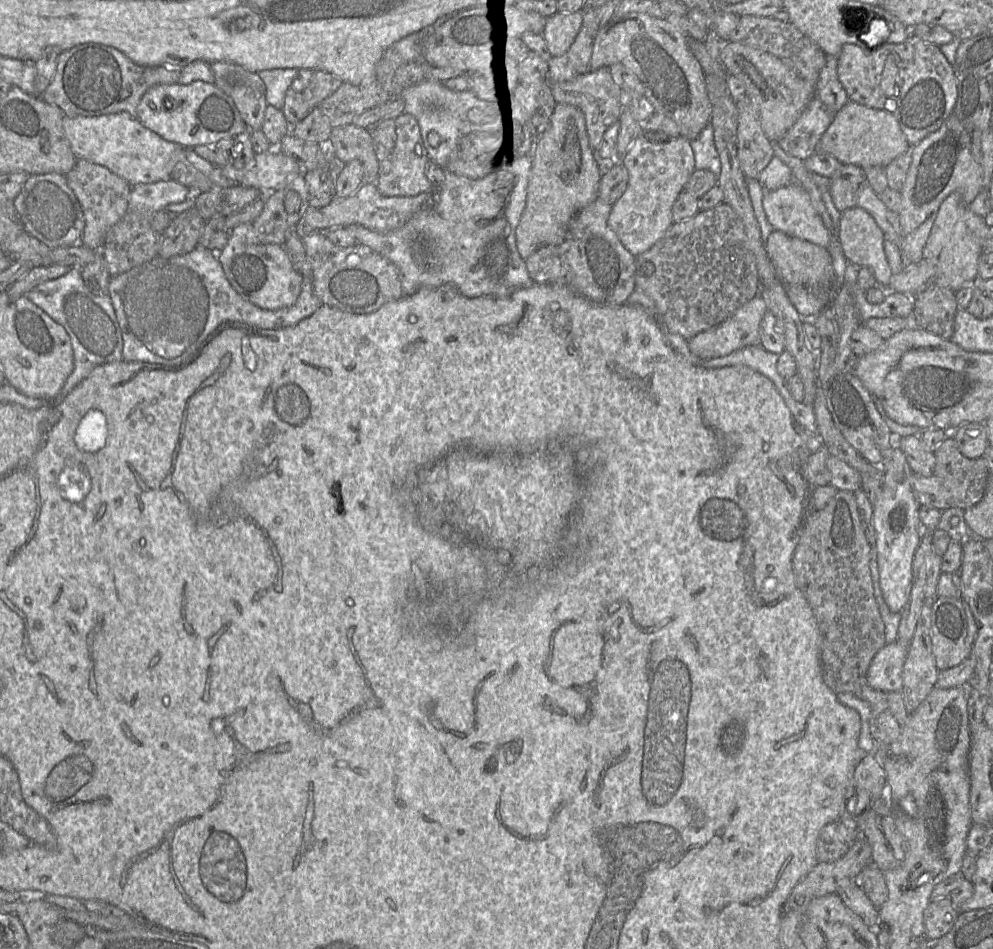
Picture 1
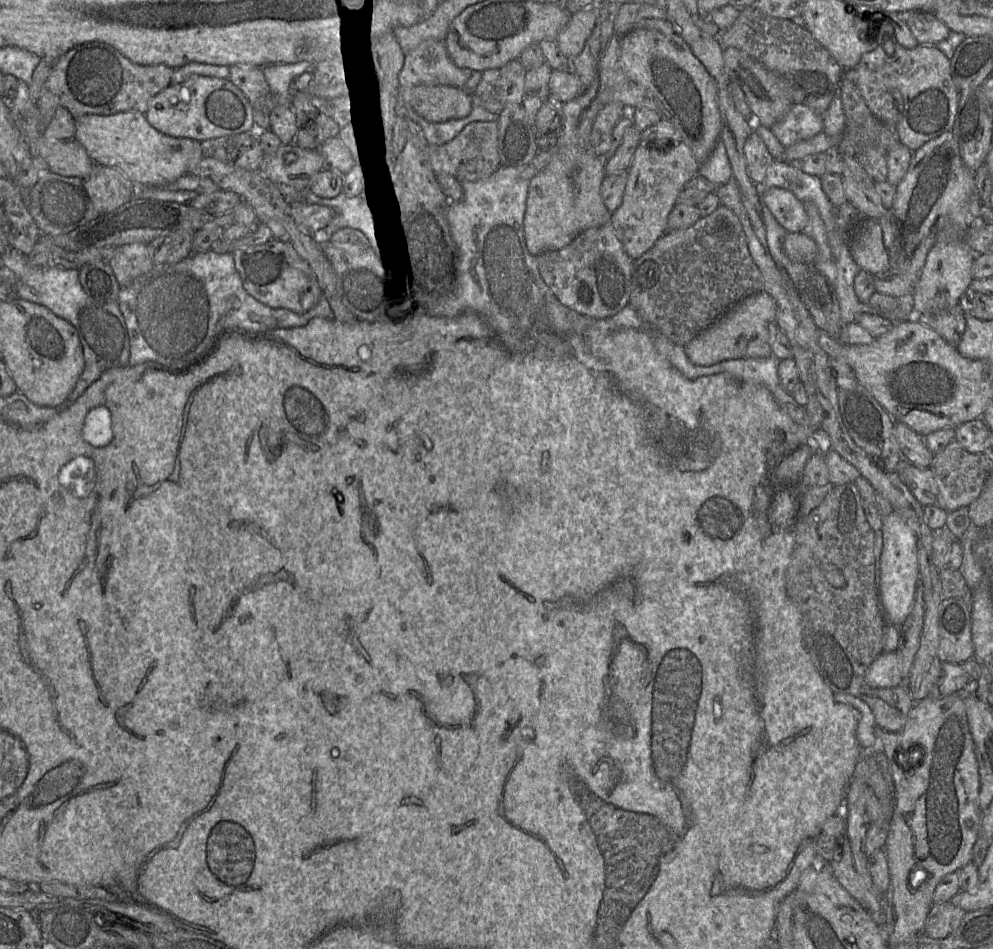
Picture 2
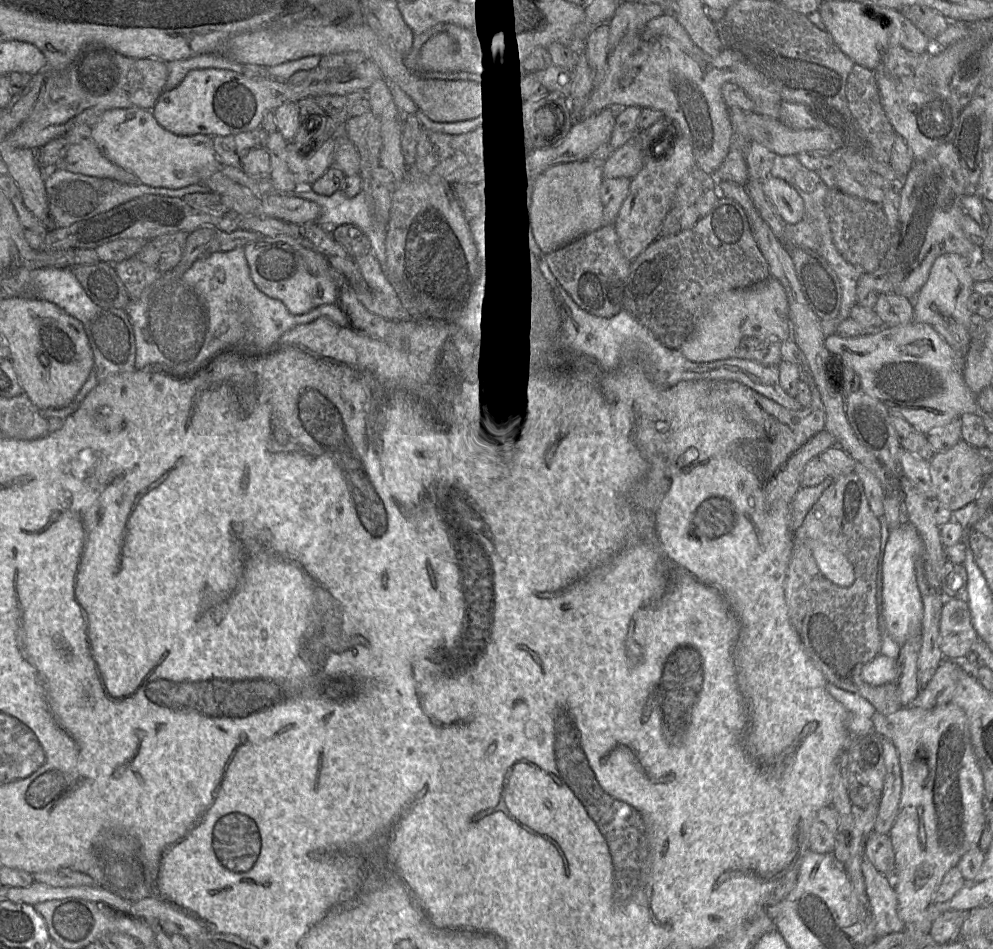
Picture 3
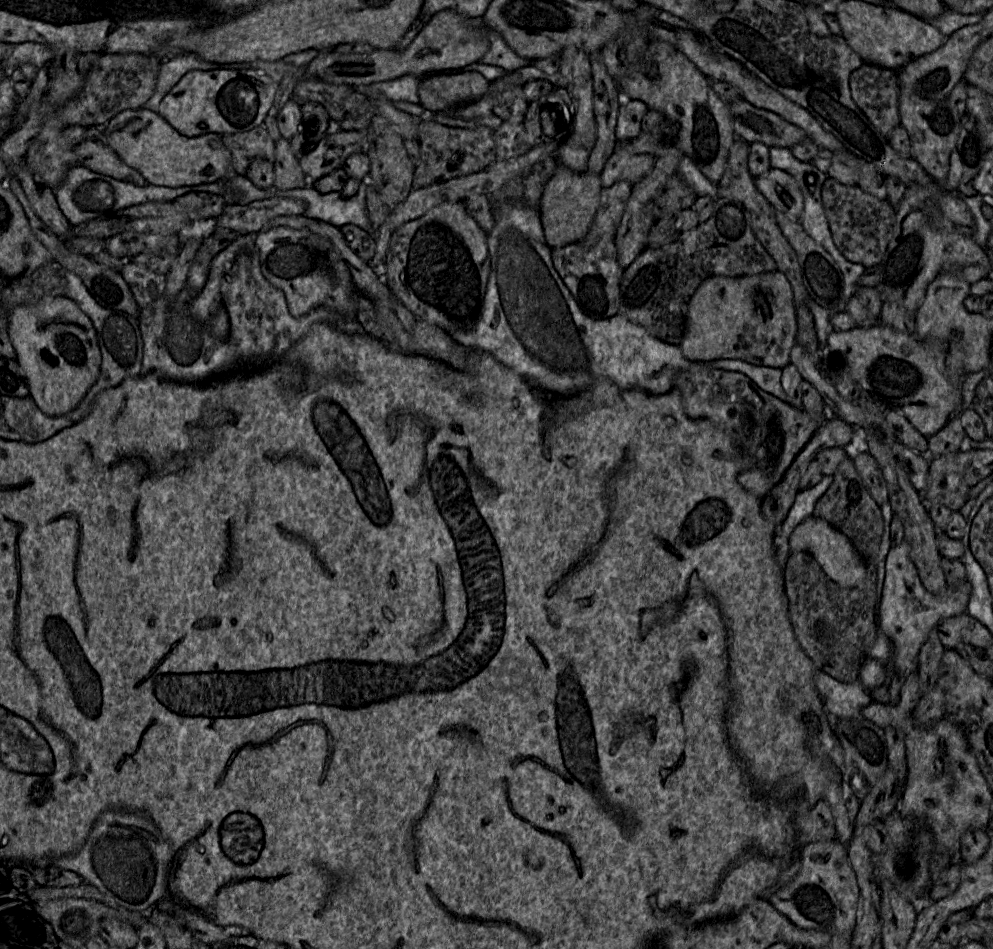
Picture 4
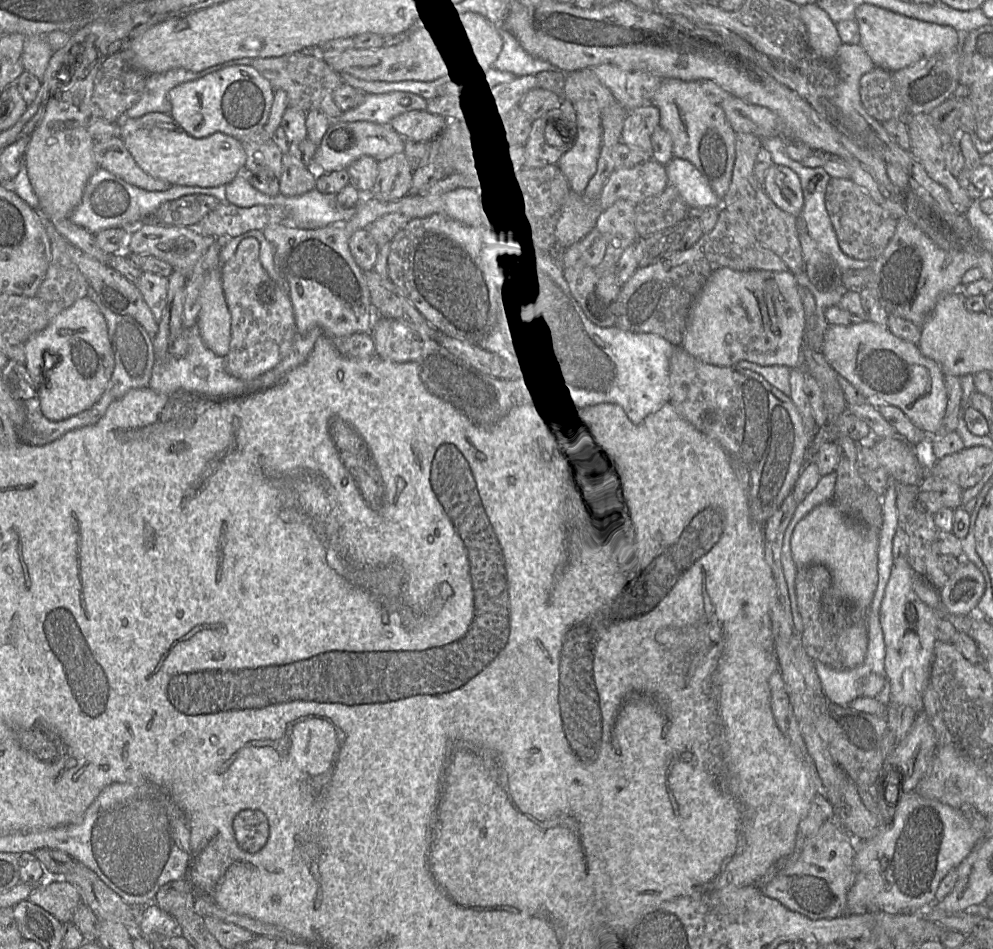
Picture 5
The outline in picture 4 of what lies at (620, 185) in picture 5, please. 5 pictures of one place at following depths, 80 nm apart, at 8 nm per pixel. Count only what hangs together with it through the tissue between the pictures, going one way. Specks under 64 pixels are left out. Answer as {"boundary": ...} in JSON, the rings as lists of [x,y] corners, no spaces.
{"boundary":[[[616,148],[600,174],[602,188],[618,181],[633,185],[649,175],[654,164],[655,157],[650,154],[631,154],[623,148]]]}

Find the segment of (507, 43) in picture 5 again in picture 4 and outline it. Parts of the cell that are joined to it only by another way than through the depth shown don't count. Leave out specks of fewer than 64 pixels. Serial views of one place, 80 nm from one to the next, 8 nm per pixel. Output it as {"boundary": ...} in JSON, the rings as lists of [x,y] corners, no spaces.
{"boundary":[[[487,29],[490,48],[479,63],[498,66],[508,73],[531,65],[531,61],[520,57],[497,31]]]}

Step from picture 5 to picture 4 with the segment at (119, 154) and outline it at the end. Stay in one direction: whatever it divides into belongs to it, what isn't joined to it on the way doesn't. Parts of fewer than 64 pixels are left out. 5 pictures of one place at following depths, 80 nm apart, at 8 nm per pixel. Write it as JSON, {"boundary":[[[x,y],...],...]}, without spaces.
{"boundary":[[[88,127],[86,139],[74,146],[75,164],[138,187],[148,185],[142,174],[128,166],[103,138],[101,127]]]}

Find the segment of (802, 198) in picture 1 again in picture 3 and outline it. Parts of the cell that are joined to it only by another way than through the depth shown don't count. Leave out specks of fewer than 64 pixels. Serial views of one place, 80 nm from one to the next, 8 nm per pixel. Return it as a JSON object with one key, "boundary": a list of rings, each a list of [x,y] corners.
{"boundary":[[[771,175],[761,182],[765,196],[787,224],[794,225],[802,221],[804,201],[794,187]]]}

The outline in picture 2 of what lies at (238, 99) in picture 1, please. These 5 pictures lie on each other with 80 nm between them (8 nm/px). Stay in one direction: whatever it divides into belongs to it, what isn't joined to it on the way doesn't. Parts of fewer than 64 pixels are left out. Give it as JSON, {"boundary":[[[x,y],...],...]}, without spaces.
{"boundary":[[[249,64],[230,66],[228,79],[236,85],[254,107],[255,130],[270,130],[269,109],[273,107],[271,92],[261,67],[253,68]]]}

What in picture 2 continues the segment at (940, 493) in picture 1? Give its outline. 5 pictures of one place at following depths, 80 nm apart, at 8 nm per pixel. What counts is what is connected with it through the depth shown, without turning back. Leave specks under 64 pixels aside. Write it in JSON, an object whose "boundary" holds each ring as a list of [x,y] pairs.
{"boundary":[[[902,457],[898,474],[924,507],[937,504],[937,483],[930,468],[917,467]]]}

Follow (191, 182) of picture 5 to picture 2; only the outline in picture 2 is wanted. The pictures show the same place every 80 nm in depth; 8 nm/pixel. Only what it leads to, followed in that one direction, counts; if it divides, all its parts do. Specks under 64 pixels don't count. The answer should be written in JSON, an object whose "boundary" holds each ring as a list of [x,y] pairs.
{"boundary":[[[125,111],[113,115],[84,115],[75,120],[76,138],[86,149],[95,164],[111,167],[122,172],[134,184],[163,187],[189,174],[205,157],[200,141],[177,138],[161,133],[150,125],[145,113]]]}

